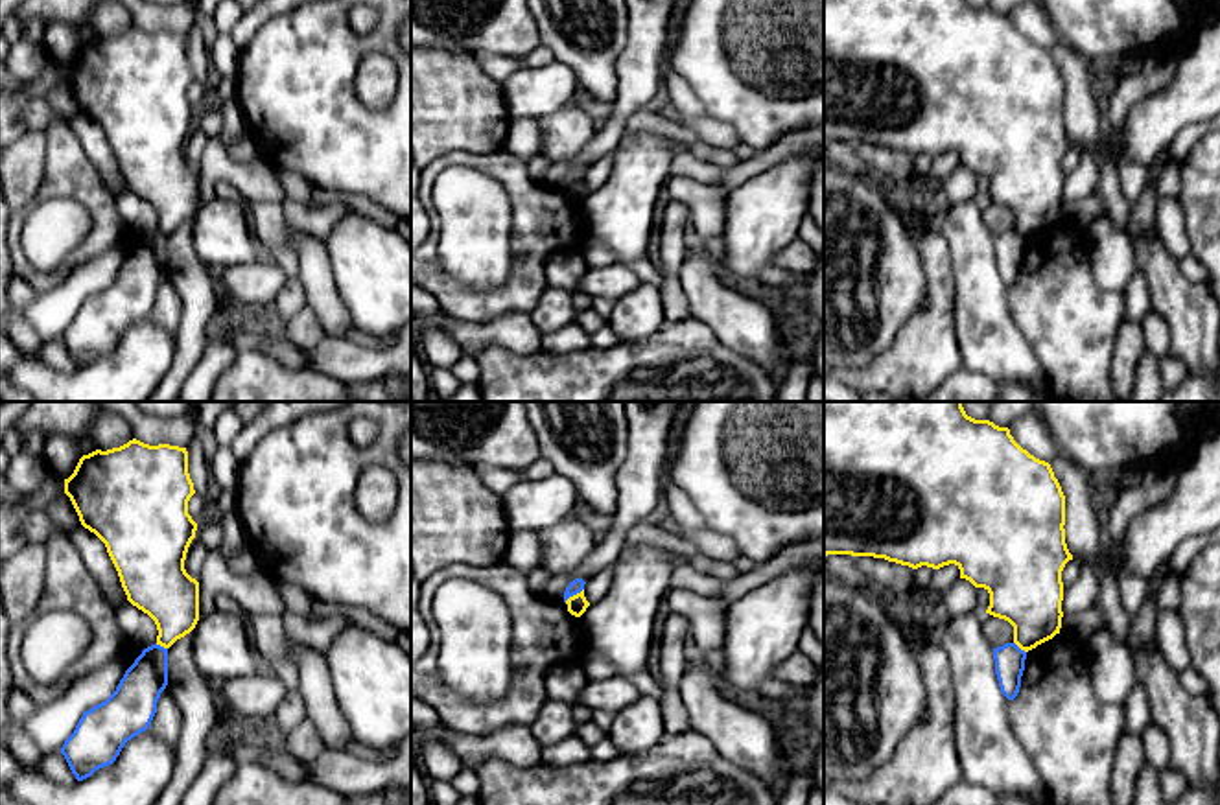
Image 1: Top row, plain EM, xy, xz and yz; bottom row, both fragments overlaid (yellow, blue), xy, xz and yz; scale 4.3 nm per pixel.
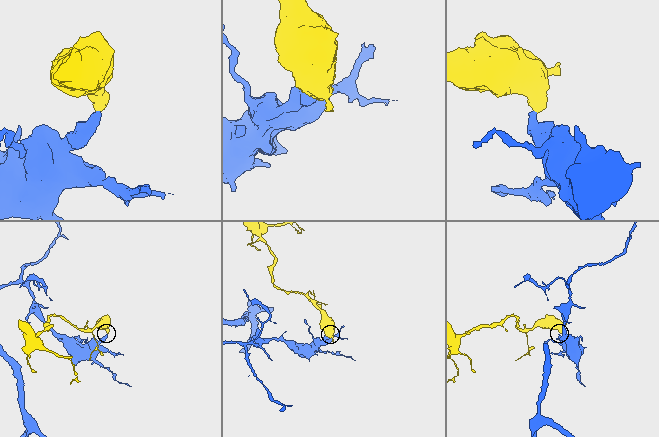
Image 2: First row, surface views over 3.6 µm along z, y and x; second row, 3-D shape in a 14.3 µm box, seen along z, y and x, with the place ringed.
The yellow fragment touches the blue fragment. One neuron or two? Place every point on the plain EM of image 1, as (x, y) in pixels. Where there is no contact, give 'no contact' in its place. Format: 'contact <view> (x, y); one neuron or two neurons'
contact xz (574, 183); two neurons

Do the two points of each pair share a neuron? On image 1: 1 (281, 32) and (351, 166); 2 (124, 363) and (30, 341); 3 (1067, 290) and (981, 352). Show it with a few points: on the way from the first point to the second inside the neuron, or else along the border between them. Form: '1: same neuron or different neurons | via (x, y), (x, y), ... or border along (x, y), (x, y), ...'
1: same neuron | via (297, 65), (299, 102), (328, 133)
2: different neurons | border along (23, 360), (37, 361)
3: different neurons | border along (1007, 288), (1012, 321), (1042, 363)

